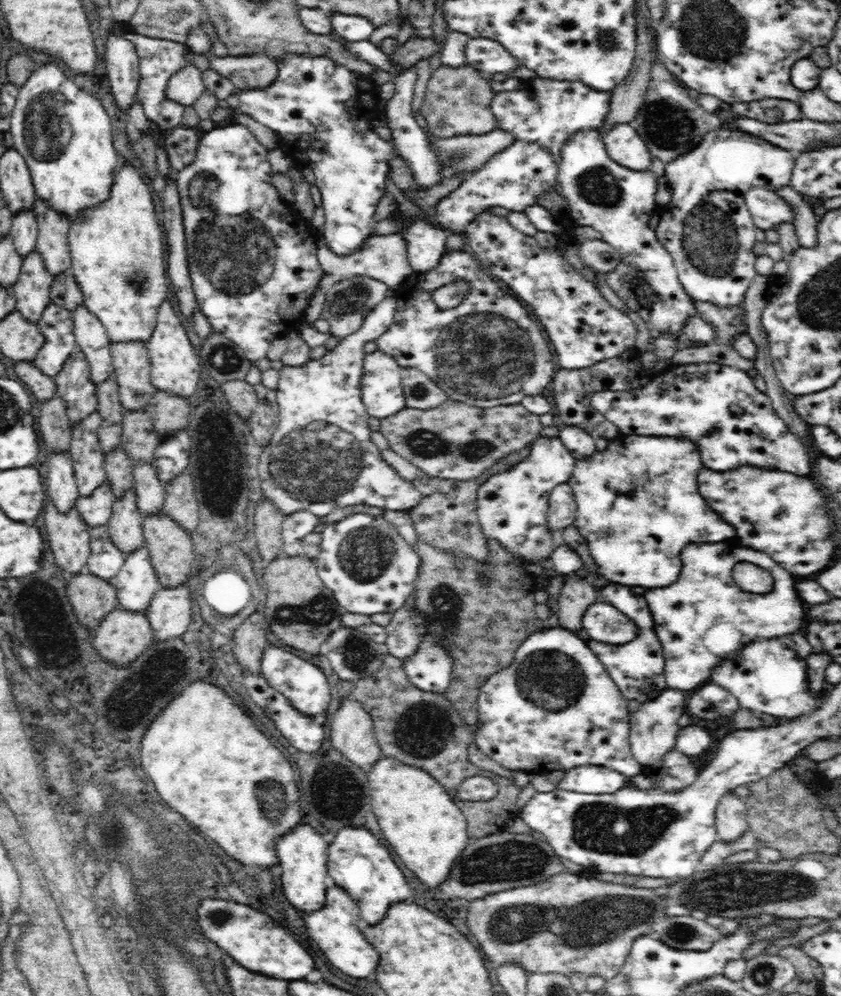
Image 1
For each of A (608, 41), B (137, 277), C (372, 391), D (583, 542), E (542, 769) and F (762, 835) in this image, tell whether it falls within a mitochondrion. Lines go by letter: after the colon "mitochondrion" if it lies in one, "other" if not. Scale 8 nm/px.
A: mitochondrion
B: mitochondrion
C: other
D: other
E: other
F: other

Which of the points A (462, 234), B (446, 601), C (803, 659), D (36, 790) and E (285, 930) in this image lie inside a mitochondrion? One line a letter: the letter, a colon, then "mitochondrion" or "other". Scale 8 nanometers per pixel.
A: other
B: mitochondrion
C: other
D: other
E: other

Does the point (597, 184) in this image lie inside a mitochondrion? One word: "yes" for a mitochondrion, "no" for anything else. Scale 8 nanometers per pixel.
yes

